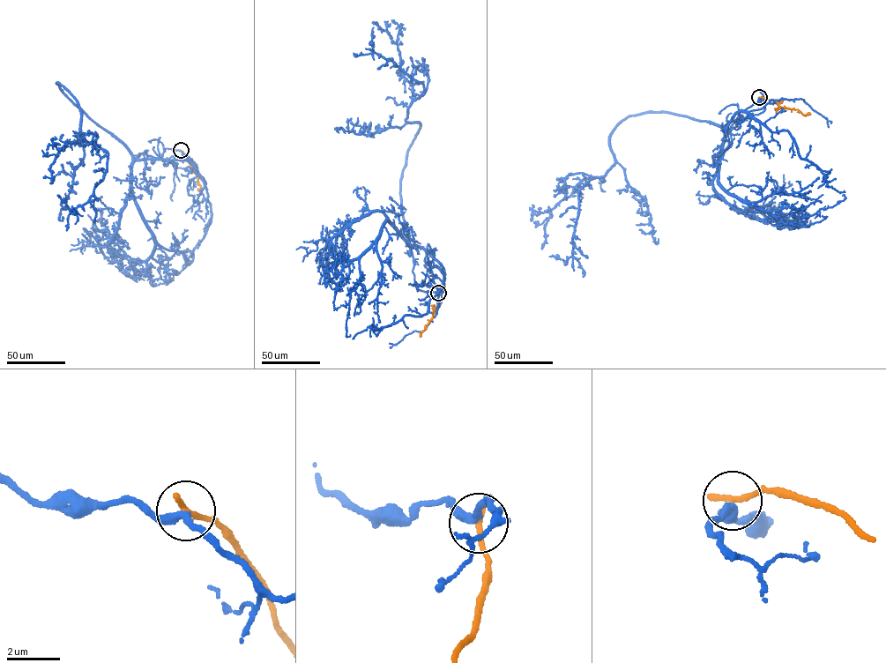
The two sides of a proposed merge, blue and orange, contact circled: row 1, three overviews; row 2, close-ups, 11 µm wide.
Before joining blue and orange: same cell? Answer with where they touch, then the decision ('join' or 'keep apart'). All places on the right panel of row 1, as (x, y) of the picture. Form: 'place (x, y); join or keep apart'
place (759, 97); keep apart

